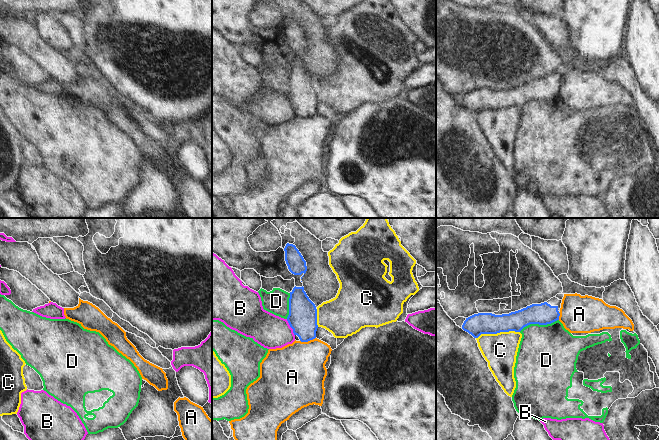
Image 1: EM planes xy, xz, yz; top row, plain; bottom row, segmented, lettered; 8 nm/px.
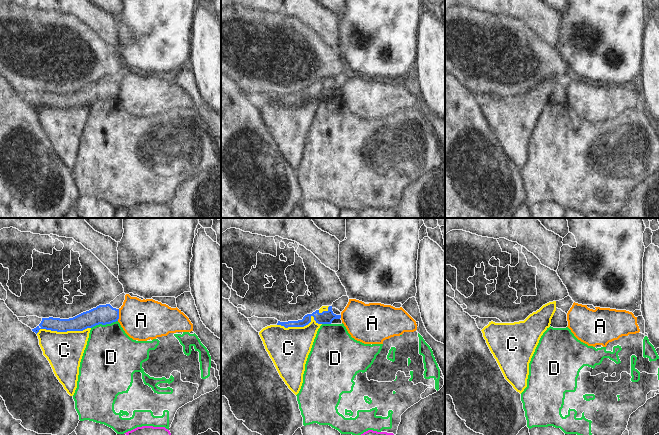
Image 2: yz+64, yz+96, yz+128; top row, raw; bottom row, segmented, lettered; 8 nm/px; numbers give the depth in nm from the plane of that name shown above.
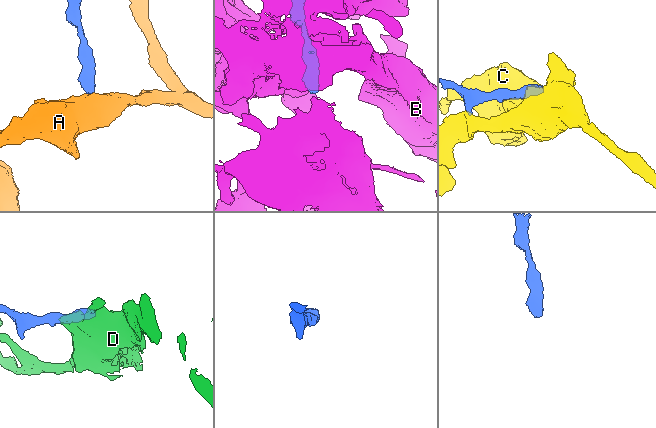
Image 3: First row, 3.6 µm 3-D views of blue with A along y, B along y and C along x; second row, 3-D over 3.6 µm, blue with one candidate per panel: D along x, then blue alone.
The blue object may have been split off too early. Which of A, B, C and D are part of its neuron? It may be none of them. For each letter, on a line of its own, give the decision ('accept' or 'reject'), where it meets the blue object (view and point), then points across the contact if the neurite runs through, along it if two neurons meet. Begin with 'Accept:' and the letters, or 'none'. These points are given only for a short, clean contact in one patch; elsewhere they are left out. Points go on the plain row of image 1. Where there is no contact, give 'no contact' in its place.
Accept: none
A: reject | xz (307, 117) | along xz (315, 113), (307, 117), (300, 117)
B: reject | xz (290, 102) | along xz (286, 95), (294, 111)
C: reject | yz (497, 108)
D: reject | yz (538, 99)

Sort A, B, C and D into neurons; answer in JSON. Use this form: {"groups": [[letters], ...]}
{"groups": [["A"], ["B"], ["C"], ["D"]]}

